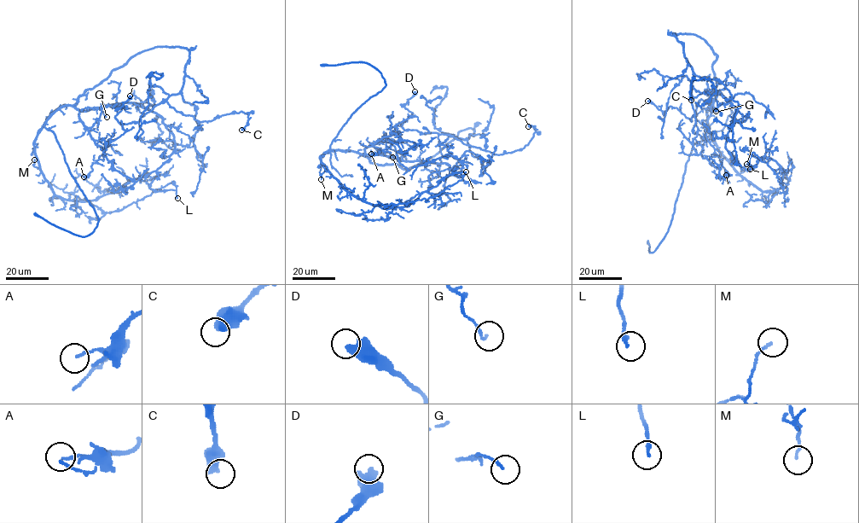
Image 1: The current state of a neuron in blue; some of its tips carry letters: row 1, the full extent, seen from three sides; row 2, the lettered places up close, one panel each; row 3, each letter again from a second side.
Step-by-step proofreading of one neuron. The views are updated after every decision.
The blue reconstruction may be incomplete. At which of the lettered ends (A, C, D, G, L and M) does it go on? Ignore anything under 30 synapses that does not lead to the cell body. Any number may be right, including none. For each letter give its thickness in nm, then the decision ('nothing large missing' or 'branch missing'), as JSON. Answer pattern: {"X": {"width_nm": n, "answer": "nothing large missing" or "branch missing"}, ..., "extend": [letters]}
{"A": {"width_nm": 130, "answer": "nothing large missing"}, "C": {"width_nm": 550, "answer": "nothing large missing"}, "D": {"width_nm": 600, "answer": "nothing large missing"}, "G": {"width_nm": 110, "answer": "nothing large missing"}, "L": {"width_nm": 200, "answer": "nothing large missing"}, "M": {"width_nm": 110, "answer": "nothing large missing"}, "extend": []}

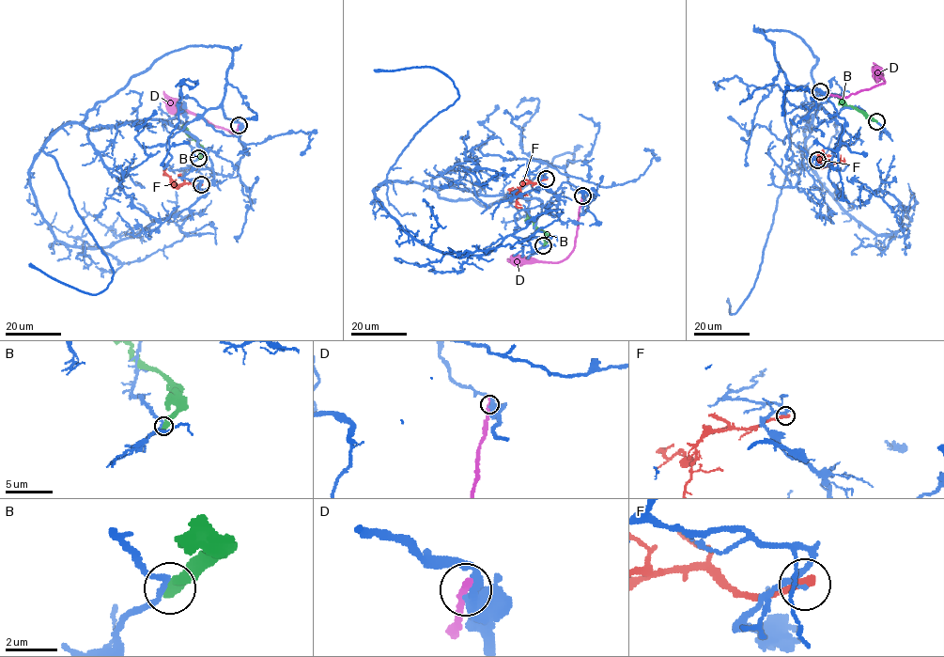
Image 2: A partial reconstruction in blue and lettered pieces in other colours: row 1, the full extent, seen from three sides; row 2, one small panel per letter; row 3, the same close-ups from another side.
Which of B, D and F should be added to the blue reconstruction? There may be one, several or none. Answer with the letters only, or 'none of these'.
none of these

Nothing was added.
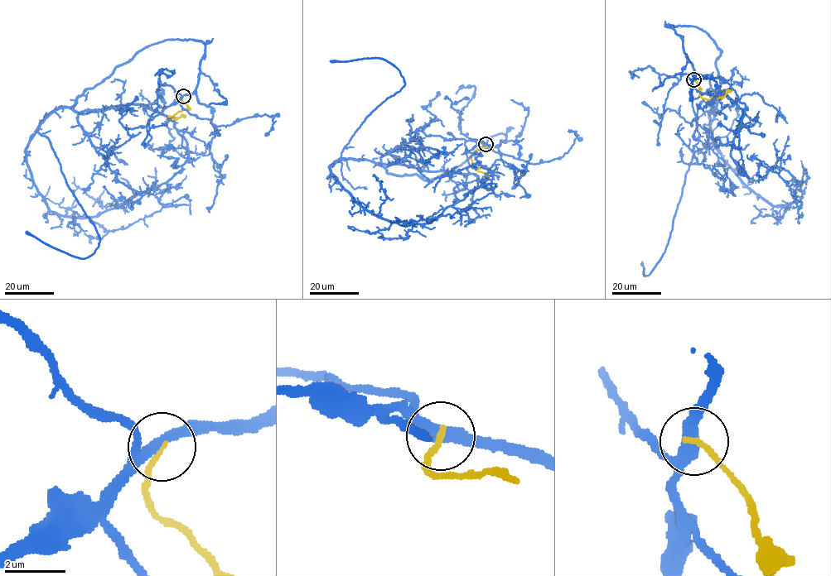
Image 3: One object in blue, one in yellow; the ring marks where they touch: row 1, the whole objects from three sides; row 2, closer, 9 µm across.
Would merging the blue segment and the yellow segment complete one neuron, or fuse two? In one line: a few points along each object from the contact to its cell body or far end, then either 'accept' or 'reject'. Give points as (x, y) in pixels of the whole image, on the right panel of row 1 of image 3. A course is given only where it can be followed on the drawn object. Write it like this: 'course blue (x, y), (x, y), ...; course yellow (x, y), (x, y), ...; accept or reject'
course blue (693, 79), (670, 26), (720, 50), (709, 117), (723, 159), (774, 206), (801, 204), (763, 161), (759, 180); course yellow (693, 79), (702, 98), (714, 98), (731, 91); reject

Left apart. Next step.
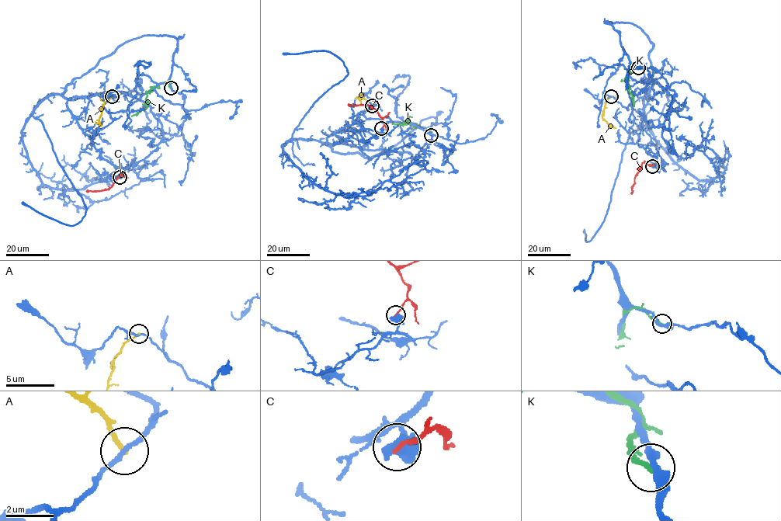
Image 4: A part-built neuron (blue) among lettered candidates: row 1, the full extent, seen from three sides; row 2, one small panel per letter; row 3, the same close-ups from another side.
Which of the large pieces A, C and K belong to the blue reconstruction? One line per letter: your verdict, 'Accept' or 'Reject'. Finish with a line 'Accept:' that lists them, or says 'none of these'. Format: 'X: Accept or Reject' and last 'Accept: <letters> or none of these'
A: Reject
C: Reject
K: Reject
Accept: none of these

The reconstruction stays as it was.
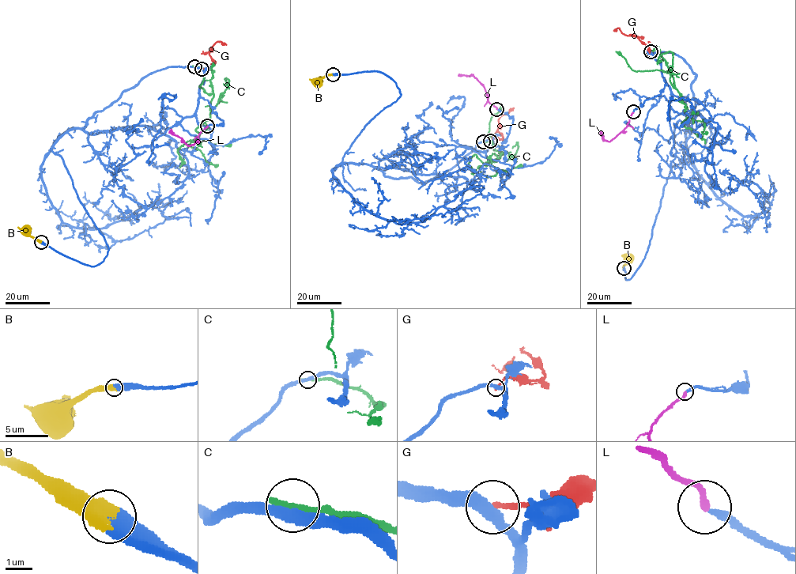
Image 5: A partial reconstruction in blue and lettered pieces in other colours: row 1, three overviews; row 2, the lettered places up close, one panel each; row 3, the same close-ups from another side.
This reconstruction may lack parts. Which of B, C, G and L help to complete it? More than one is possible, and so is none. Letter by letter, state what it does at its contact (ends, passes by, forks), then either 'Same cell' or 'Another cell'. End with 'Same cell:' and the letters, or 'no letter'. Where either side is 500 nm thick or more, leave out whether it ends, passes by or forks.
B: It ends there. Same cell
C: It ends there. Another cell
G: It ends there. Another cell
L: It ends there. Same cell
Same cell: B, L

